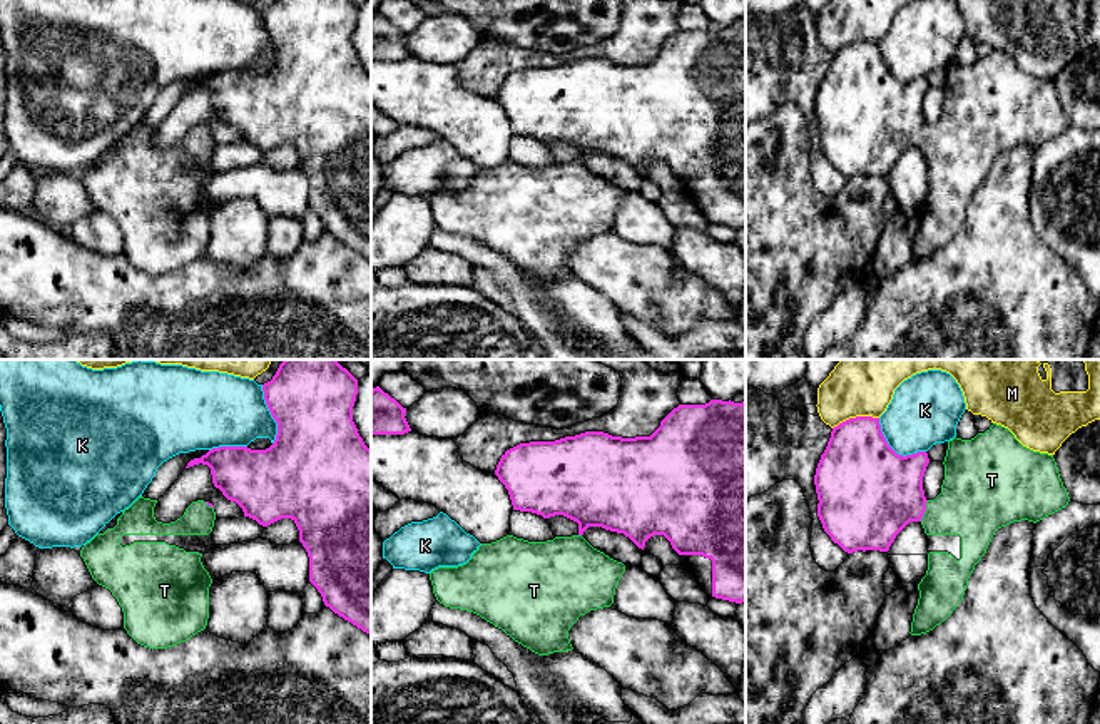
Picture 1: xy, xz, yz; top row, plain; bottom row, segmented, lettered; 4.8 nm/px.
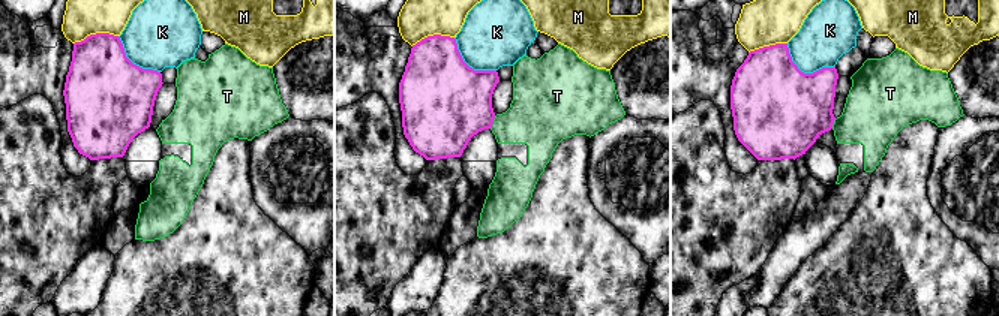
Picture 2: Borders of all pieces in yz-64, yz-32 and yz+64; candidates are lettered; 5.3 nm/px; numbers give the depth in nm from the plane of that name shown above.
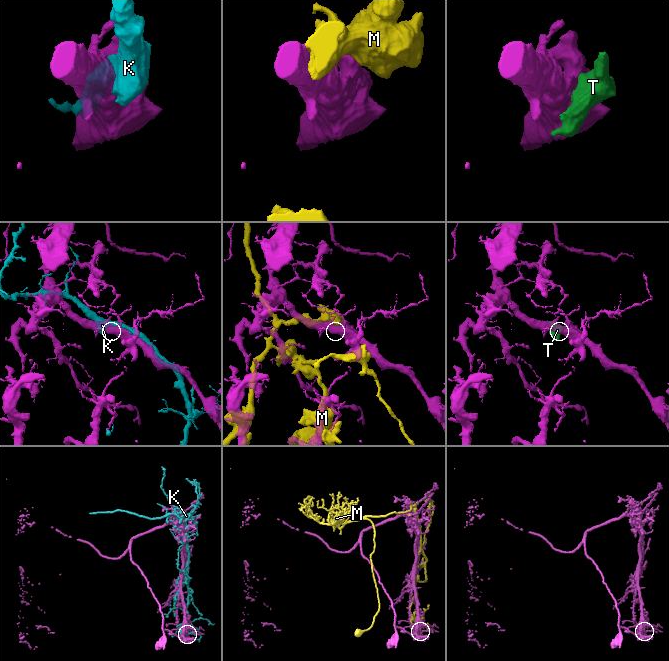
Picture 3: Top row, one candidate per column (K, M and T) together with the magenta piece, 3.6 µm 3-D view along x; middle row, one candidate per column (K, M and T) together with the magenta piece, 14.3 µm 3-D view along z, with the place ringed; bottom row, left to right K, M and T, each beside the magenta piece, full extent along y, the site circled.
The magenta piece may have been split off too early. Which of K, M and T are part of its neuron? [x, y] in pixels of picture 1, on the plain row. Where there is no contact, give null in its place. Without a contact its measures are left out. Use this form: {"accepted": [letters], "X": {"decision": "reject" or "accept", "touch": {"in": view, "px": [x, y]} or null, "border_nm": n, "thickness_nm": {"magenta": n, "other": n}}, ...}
{"accepted": ["T"], "K": {"decision": "reject", "touch": {"in": "yz", "px": [893, 76]}, "border_nm": 280, "thickness_nm": {"magenta": 480, "other": 340}}, "M": {"decision": "reject", "touch": {"in": "yz", "px": [856, 42]}, "border_nm": 240, "thickness_nm": {"magenta": 380, "other": 220}}, "T": {"decision": "accept", "touch": {"in": "yz", "px": [925, 136]}, "border_nm": 110, "thickness_nm": {"magenta": 420, "other": 340}}}

